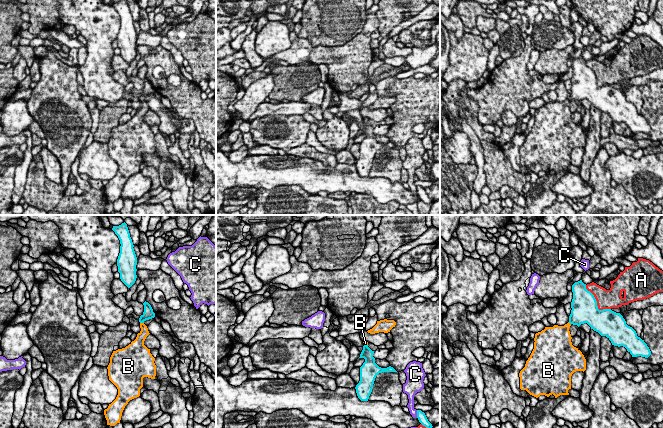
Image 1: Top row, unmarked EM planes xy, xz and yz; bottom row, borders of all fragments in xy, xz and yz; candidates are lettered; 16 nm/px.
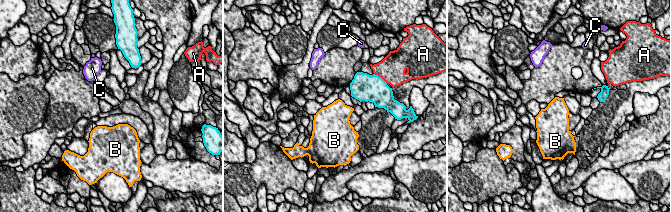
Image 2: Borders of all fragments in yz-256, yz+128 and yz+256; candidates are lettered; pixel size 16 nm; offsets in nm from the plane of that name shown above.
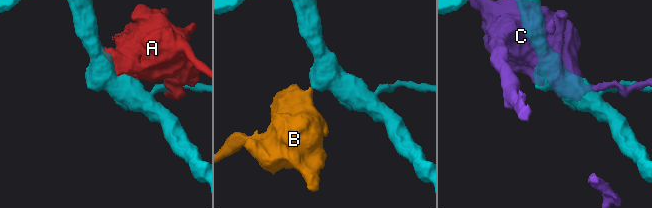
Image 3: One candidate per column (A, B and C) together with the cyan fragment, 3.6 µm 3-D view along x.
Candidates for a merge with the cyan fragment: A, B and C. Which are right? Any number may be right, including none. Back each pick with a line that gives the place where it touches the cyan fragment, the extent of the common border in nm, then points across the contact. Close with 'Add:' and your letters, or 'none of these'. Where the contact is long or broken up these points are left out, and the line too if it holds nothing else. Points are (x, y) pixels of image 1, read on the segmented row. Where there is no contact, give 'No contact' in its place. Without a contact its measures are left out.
B: Touches cyan at xy (142, 322). Shared border 70 nm. Path across: xy (148, 313), (142, 322), (144, 332)
Add: B

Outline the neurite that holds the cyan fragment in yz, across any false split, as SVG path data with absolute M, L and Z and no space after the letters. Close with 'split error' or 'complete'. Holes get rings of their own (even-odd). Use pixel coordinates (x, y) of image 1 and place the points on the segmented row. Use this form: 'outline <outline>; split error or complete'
outline M582 280L572 285L573 299L571 302L571 314L569 322L564 326L554 325L545 327L544 330L535 334L534 349L526 361L525 367L520 371L520 389L526 390L530 395L538 398L540 395L549 397L554 395L569 395L571 389L571 376L576 371L586 370L586 359L582 352L574 347L571 342L570 326L587 323L591 329L598 332L601 336L606 336L614 346L623 346L632 357L645 357L651 355L647 344L637 336L636 331L626 324L625 319L620 313L611 309L599 310L594 295L586 289L586 284Z; split error

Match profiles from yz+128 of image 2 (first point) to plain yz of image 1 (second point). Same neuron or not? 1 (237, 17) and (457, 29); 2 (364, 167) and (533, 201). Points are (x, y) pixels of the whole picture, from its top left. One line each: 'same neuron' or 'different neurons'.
1: same neuron
2: same neuron

